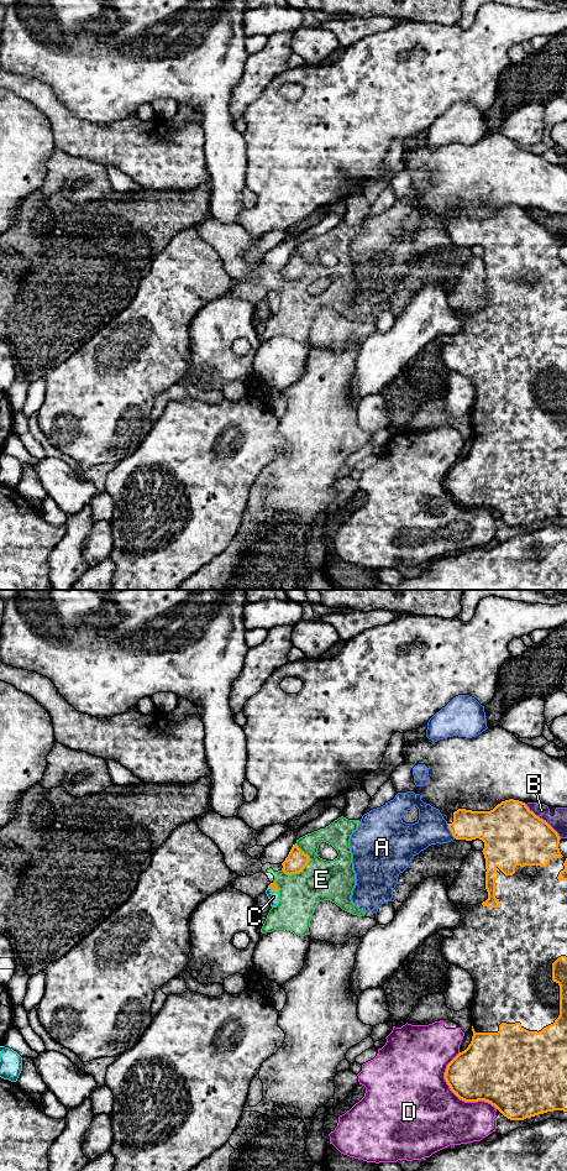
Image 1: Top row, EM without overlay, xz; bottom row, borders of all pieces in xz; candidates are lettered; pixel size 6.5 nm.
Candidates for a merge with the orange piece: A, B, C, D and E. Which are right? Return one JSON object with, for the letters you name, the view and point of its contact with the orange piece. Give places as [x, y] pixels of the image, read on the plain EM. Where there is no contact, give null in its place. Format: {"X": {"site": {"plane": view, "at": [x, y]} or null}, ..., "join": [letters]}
{"C": {"site": {"plane": "xz", "at": [273, 296]}}, "join": ["C"]}

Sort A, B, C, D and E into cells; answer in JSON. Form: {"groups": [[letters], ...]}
{"groups": [["A"], ["B"], ["C"], ["D"], ["E"]]}

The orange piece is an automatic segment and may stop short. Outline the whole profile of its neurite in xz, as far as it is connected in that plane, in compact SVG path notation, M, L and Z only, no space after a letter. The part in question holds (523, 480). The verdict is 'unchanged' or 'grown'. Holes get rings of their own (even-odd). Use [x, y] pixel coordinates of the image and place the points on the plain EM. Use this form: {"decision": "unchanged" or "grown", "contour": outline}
{"decision": "grown", "contour": "M514 205L502 208L490 218L458 215L450 219L447 231L456 246L479 245L484 249L482 258L485 265L488 305L477 312L455 310L461 318L461 328L451 335L453 341L443 345L441 352L442 364L450 371L466 376L474 388L474 403L469 414L473 428L472 448L447 471L445 486L460 506L488 508L510 527L524 527L553 517L567 518L567 265L561 261L558 255L561 245L546 228L530 218L525 209ZM526 272L535 272L537 281L535 283L524 282L523 276Z"}

